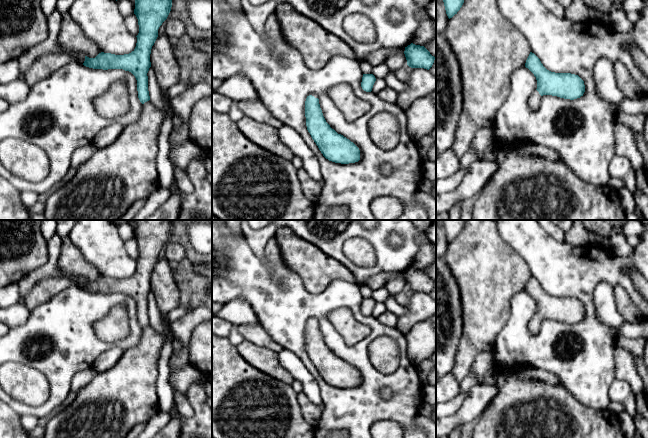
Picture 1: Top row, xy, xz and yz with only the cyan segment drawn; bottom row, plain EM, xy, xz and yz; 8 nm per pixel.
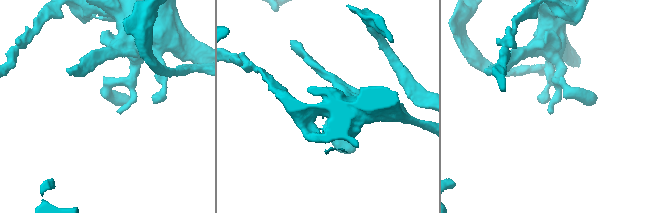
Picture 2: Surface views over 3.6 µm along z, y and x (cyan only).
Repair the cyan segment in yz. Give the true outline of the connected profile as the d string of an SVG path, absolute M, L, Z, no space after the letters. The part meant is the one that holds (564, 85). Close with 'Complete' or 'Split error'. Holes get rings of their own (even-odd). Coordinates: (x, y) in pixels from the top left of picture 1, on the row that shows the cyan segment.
M530 52L525 67L536 77L537 89L528 100L529 107L536 110L543 95L552 95L564 99L574 100L583 96L584 81L575 74L555 73L547 70L540 59Z. Split error

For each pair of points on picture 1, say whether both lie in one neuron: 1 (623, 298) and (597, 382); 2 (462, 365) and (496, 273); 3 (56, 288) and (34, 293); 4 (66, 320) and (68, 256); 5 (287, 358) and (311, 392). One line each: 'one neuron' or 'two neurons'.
1: two neurons
2: one neuron
3: one neuron
4: two neurons
5: one neuron

